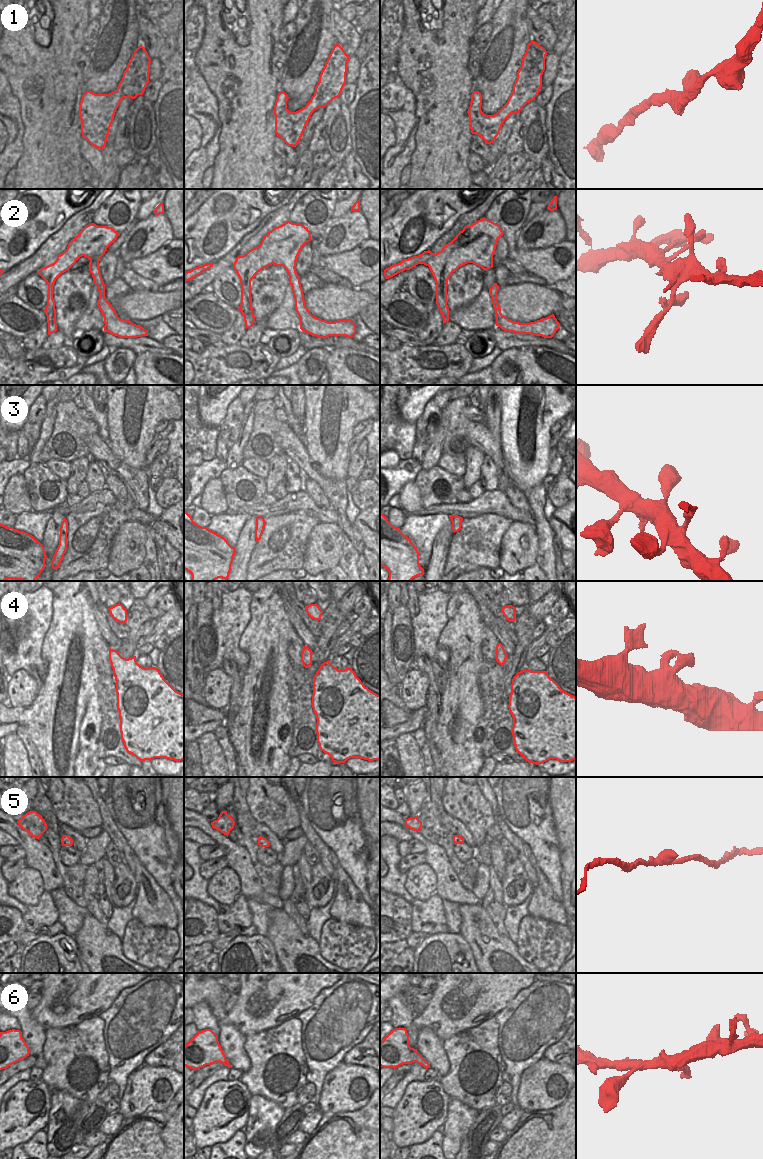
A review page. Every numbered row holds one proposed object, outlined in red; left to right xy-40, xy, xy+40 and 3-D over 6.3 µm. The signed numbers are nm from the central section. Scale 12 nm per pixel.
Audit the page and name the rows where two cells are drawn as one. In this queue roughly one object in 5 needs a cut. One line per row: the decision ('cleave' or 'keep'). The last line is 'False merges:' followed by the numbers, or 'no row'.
1: keep
2: keep
3: keep
4: keep
5: keep
6: keep
False merges: no row

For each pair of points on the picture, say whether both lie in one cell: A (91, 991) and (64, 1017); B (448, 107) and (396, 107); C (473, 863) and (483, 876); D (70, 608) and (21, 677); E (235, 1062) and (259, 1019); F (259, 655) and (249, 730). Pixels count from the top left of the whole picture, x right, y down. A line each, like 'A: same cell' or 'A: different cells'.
A: same cell
B: different cells
C: different cells
D: different cells
E: different cells
F: same cell

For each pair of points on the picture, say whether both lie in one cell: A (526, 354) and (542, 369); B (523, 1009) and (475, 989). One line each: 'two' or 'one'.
A: one
B: two

